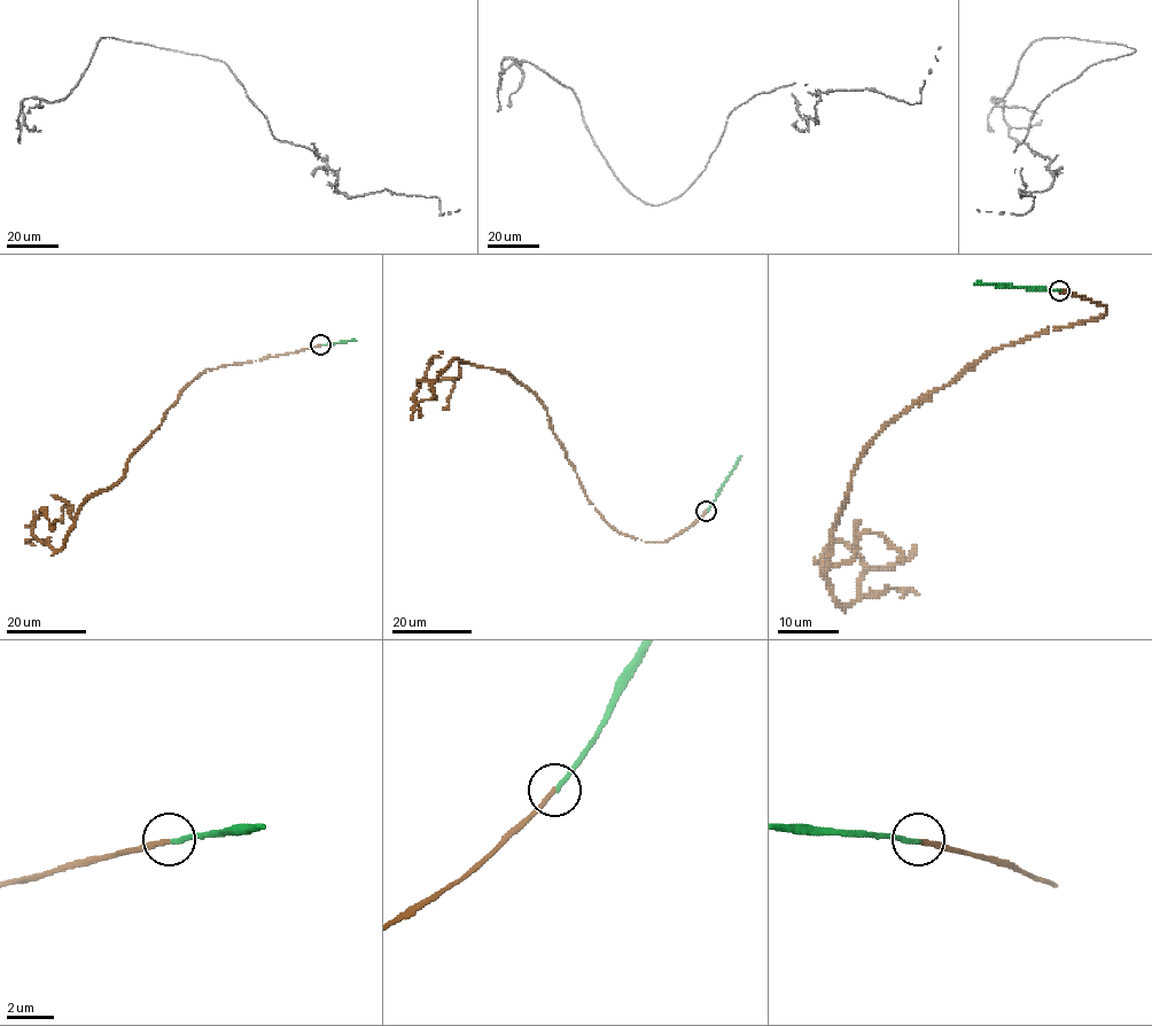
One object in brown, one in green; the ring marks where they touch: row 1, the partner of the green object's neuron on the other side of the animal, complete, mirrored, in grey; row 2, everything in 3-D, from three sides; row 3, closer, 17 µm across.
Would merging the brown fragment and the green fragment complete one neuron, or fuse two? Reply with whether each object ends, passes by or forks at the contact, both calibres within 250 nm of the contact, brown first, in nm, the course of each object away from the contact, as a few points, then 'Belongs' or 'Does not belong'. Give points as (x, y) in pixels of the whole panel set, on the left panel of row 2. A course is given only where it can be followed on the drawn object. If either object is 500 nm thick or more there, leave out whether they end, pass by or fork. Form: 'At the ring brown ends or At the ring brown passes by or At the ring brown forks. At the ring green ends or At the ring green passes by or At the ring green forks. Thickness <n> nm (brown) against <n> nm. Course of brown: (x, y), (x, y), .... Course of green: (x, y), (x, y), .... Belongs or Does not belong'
At the ring brown ends. At the ring green ends. Thickness 200 nm (brown) against 220 nm. Course of brown: (320, 346), (202, 372), (130, 457), (125, 474), (85, 502), (60, 550), (32, 534), (40, 511), (54, 531). Course of green: (321, 346), (356, 340). Belongs

